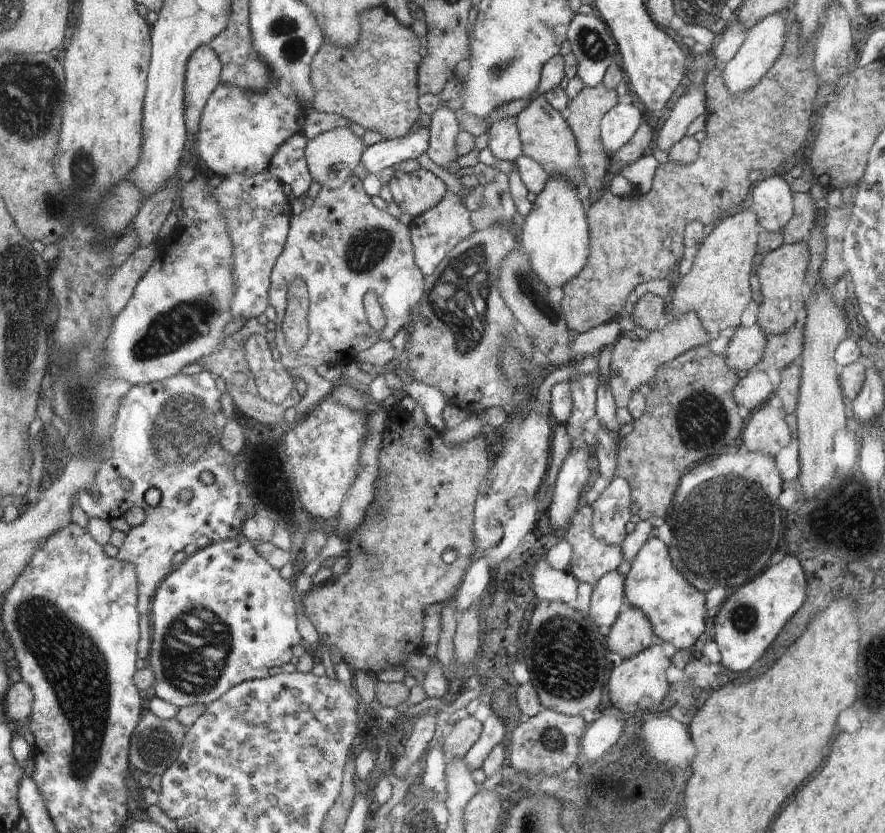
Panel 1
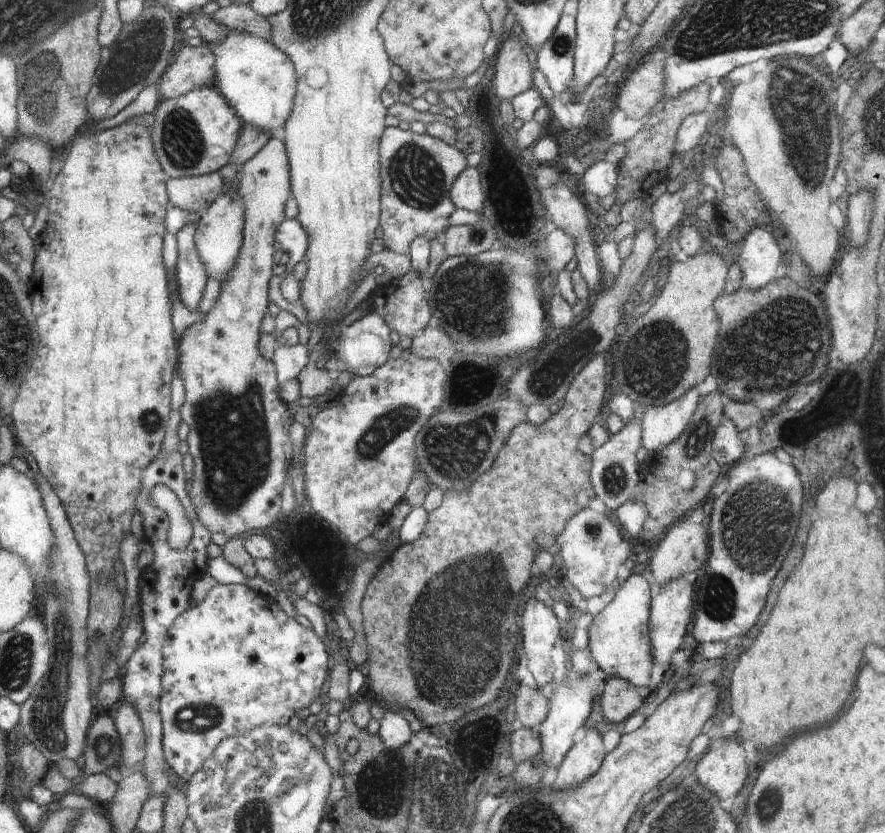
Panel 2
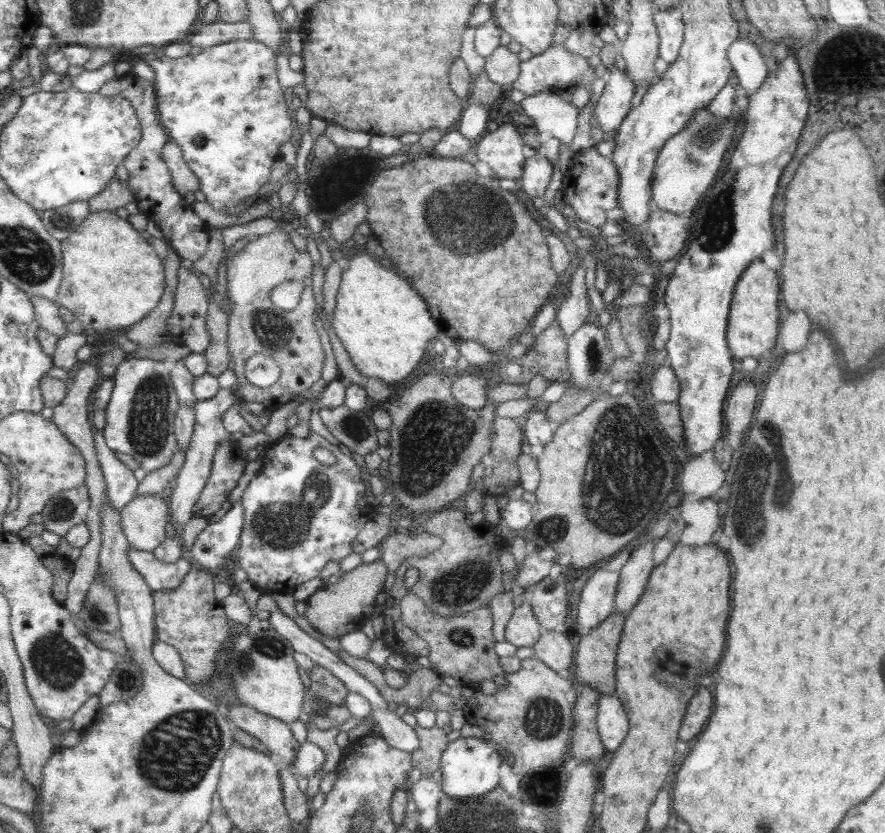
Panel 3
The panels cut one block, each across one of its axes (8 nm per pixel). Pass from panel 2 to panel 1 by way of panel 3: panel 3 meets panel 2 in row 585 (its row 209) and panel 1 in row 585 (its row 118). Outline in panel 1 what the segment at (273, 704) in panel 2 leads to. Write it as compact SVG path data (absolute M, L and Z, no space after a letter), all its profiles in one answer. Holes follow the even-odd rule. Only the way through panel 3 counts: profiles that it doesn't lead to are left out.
M243 534L236 538L221 542L212 542L207 547L200 549L194 555L187 557L178 570L174 570L160 583L151 602L151 649L149 654L150 668L155 676L155 695L163 701L178 707L187 705L206 705L219 699L227 690L237 684L268 677L274 666L288 664L292 657L292 648L302 642L297 629L297 610L295 608L295 588L293 580L284 579L278 570L270 566L262 556L255 551L254 543Z

